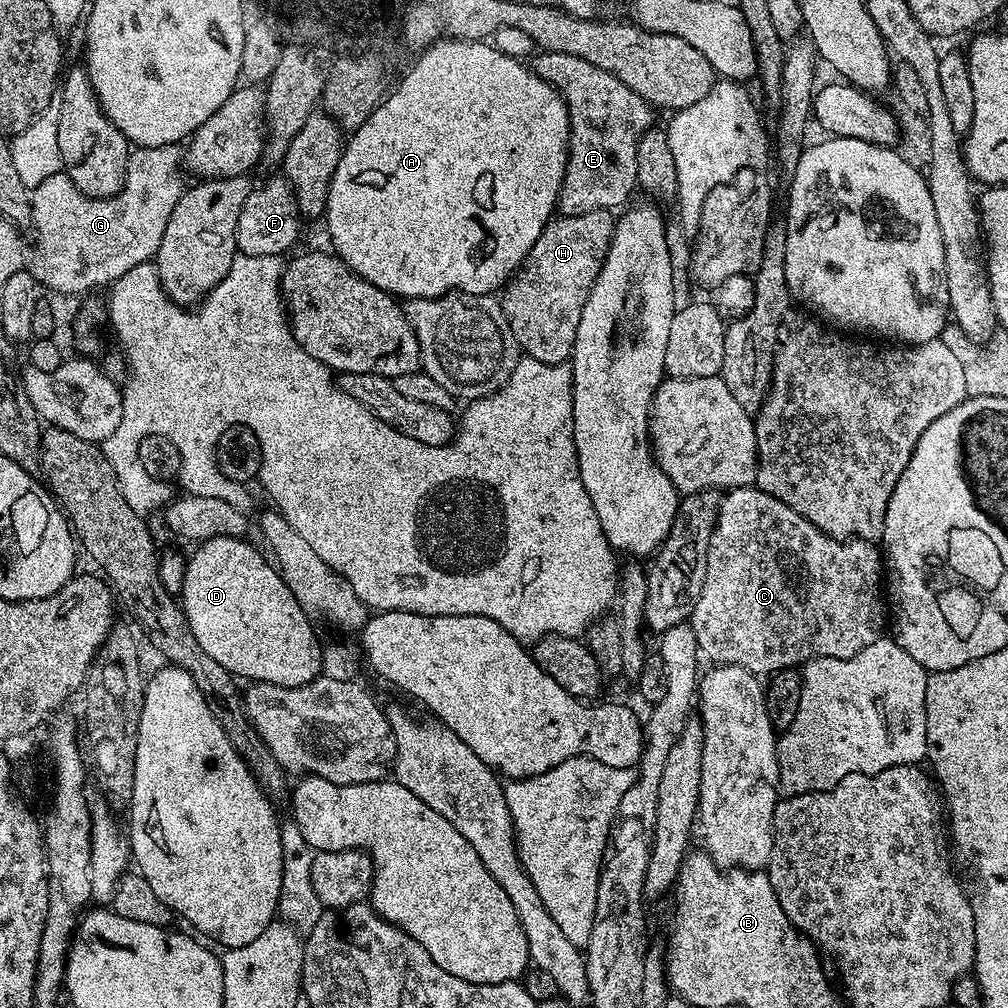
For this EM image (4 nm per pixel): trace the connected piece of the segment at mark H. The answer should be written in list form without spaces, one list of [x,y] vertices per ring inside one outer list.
[[[590,210],[573,216],[557,215],[549,220],[542,234],[538,234],[538,242],[530,246],[526,258],[502,289],[506,322],[510,322],[510,330],[523,355],[538,358],[538,362],[547,364],[563,364],[571,357],[574,334],[578,334],[578,322],[582,318],[582,306],[586,306],[586,298],[604,265],[613,227],[611,211]]]

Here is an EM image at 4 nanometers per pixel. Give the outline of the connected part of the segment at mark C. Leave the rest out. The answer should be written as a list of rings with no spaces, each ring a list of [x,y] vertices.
[[[755,486],[725,491],[720,502],[720,513],[716,515],[716,528],[710,538],[710,550],[706,558],[706,582],[702,582],[702,594],[698,594],[696,605],[692,607],[690,623],[701,653],[705,657],[709,656],[712,662],[717,665],[733,664],[757,674],[763,674],[763,672],[775,674],[782,671],[783,668],[803,666],[810,660],[817,660],[819,656],[845,660],[866,650],[866,646],[870,646],[885,635],[886,596],[882,591],[881,549],[871,540],[855,538],[839,540],[835,536],[828,536],[822,530],[818,530],[818,526],[814,526],[809,520],[802,518],[802,514],[790,510],[790,506],[786,506],[786,502],[766,494]]]

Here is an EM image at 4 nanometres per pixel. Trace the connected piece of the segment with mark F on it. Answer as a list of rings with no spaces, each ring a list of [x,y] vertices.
[[[283,178],[268,180],[261,188],[260,185],[253,187],[251,194],[246,198],[246,202],[240,207],[238,226],[236,227],[236,251],[242,256],[283,257],[284,251],[299,238],[300,224],[302,225],[302,217],[288,181]]]

